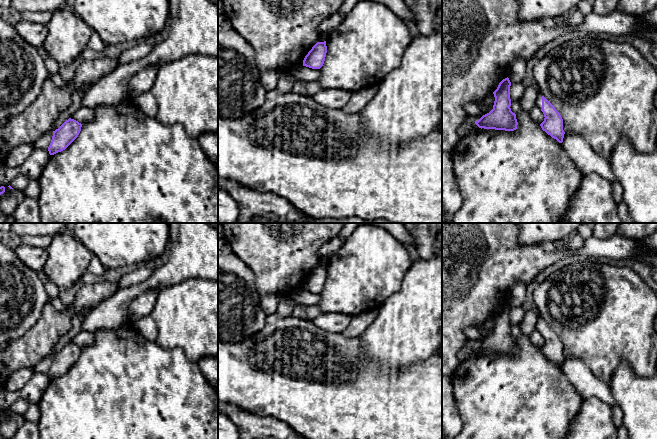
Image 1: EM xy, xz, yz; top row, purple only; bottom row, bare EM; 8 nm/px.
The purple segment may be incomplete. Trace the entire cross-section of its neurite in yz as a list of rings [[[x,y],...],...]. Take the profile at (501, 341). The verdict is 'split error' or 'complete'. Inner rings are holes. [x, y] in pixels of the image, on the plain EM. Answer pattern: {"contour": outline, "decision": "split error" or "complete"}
{"contour": [[[508,301],[499,307],[497,313],[493,316],[495,321],[493,333],[476,345],[479,352],[505,355],[517,353],[516,338],[510,332],[510,310],[511,306]]], "decision": "complete"}

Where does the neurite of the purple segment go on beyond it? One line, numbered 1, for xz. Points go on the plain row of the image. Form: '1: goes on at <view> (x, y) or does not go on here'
1: does not go on here

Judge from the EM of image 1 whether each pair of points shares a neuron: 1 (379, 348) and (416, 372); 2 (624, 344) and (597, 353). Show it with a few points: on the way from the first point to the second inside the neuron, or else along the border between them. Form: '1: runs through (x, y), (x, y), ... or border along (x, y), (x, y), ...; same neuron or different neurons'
1: border along (430, 356), (404, 370), (386, 367); different neurons
2: runs through (617, 344), (606, 344), (604, 346); same neuron

